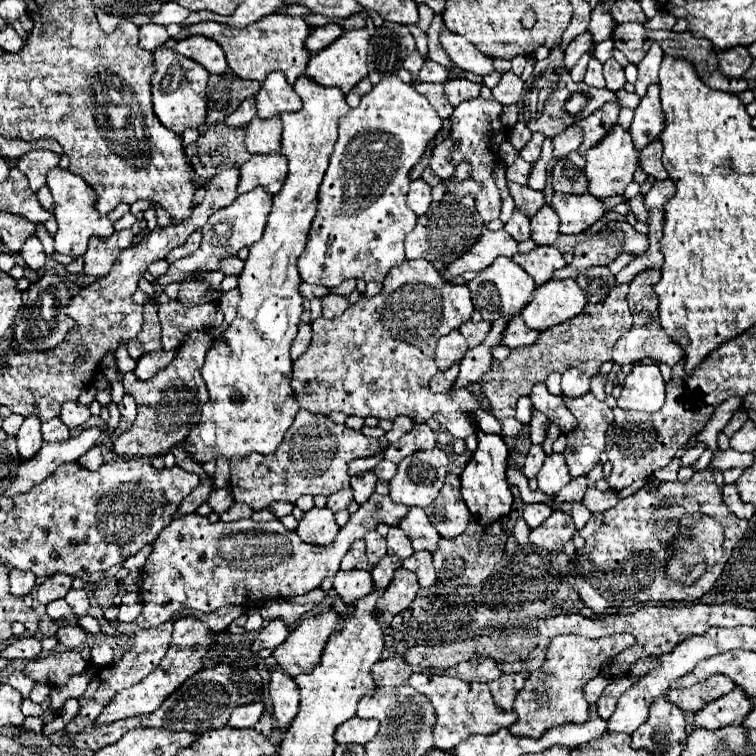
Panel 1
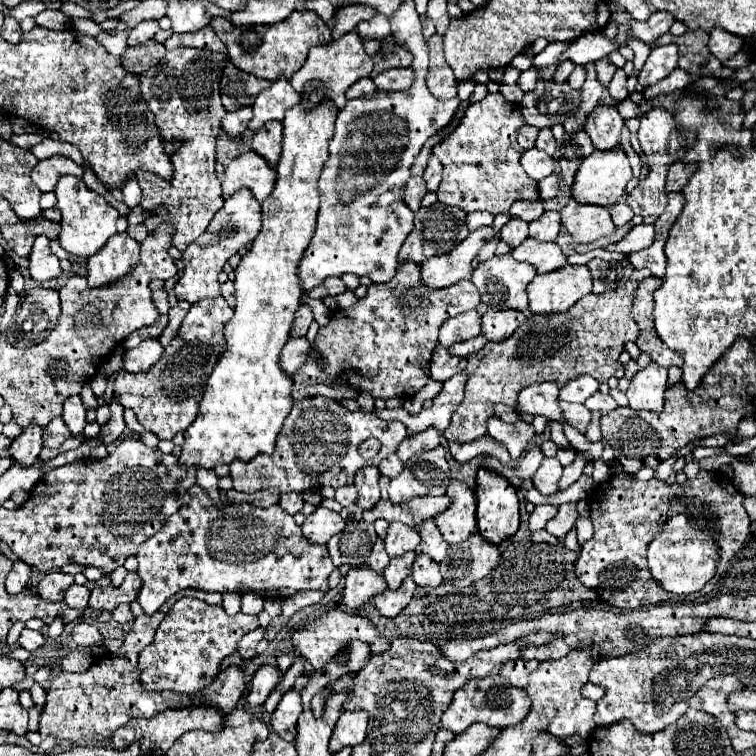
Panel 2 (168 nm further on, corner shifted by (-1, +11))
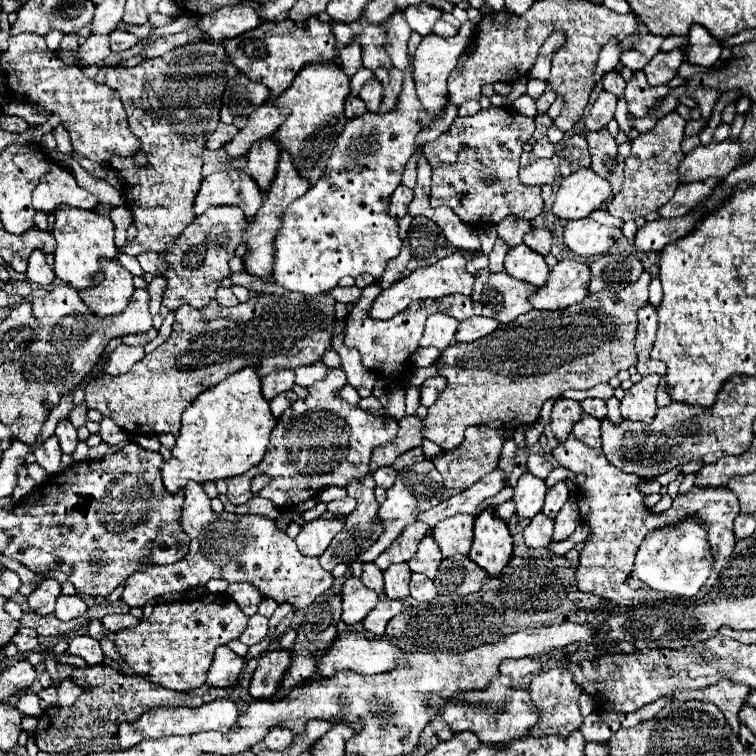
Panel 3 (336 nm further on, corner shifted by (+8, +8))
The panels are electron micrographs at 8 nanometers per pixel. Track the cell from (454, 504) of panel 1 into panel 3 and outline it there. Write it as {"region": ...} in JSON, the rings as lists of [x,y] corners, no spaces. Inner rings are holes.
{"region":[[[455,514],[435,526],[433,538],[441,548],[445,558],[453,558],[457,554],[467,556],[473,542],[473,516],[471,514]]]}

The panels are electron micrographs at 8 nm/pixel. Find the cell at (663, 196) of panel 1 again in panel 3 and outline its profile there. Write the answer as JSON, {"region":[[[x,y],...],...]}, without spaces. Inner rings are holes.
{"region":[[[711,142],[709,146],[695,148],[683,158],[679,166],[679,178],[681,182],[703,180],[709,176],[725,178],[739,164],[743,164],[743,152],[739,152],[739,142]]]}

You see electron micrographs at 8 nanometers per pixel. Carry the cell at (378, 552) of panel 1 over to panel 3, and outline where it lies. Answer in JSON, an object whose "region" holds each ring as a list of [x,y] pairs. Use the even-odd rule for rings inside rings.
{"region":[[[367,562],[367,564],[363,566],[361,582],[363,582],[367,588],[375,590],[379,596],[383,596],[383,572],[381,572],[373,562]]]}

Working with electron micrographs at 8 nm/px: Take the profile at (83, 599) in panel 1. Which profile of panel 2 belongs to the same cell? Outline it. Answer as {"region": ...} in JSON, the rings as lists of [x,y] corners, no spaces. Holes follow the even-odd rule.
{"region":[[[70,585],[70,589],[66,591],[64,595],[64,601],[70,609],[84,609],[88,605],[88,597],[90,597],[90,591],[86,585]]]}

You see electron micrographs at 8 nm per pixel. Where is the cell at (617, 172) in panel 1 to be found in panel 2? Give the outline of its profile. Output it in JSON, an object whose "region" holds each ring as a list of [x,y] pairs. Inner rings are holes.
{"region":[[[618,145],[608,151],[594,151],[588,155],[576,173],[572,193],[580,203],[614,205],[632,179],[632,169],[624,149]]]}

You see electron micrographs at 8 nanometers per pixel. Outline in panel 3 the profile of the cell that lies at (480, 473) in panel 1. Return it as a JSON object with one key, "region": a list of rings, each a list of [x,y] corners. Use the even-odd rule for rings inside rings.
{"region":[[[493,508],[481,512],[475,520],[475,538],[469,558],[487,570],[489,576],[497,578],[511,560],[513,538],[503,520],[493,516]]]}

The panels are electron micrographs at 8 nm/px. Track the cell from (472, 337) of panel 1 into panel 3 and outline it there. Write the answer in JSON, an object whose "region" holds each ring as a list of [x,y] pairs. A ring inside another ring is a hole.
{"region":[[[431,314],[427,318],[425,332],[423,332],[423,338],[419,340],[419,346],[435,346],[439,350],[447,348],[447,344],[451,344],[455,338],[457,326],[459,326],[459,322],[451,320],[449,316]]]}

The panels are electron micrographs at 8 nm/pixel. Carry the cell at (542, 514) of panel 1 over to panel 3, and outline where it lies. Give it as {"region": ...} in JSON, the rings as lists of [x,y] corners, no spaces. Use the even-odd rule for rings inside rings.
{"region":[[[539,512],[523,532],[525,544],[529,548],[549,548],[549,544],[553,542],[551,534],[553,534],[553,520],[547,518],[543,512]]]}

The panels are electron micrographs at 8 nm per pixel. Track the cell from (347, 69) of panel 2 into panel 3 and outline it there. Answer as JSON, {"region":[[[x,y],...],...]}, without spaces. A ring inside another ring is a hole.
{"region":[[[309,64],[307,68],[303,68],[303,72],[299,72],[293,84],[275,98],[275,106],[289,108],[289,116],[273,134],[273,140],[279,144],[281,150],[291,154],[299,176],[309,180],[311,186],[321,180],[323,170],[327,168],[327,162],[333,154],[335,140],[345,128],[343,108],[347,96],[349,78],[339,64]]]}

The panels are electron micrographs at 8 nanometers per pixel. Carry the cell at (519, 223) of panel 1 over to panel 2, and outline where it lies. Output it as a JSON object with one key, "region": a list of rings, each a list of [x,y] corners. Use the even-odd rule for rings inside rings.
{"region":[[[512,217],[512,219],[502,227],[500,235],[502,235],[502,239],[504,239],[506,243],[510,243],[512,247],[516,247],[516,245],[520,245],[524,239],[528,239],[528,223],[522,221],[522,219],[518,219],[518,217]]]}

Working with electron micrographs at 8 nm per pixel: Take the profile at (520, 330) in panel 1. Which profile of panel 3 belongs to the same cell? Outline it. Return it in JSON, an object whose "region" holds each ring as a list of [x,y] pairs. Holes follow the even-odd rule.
{"region":[[[471,316],[469,320],[463,320],[459,324],[459,330],[455,332],[455,340],[457,342],[473,342],[473,340],[479,340],[479,338],[487,336],[491,330],[495,330],[497,326],[499,326],[499,322],[493,320],[493,318]]]}

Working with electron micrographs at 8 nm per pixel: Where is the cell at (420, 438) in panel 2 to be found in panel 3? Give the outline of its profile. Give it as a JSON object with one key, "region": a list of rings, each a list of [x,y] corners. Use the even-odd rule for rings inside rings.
{"region":[[[413,448],[411,452],[405,452],[403,456],[399,456],[399,460],[395,460],[393,468],[395,468],[397,472],[401,472],[401,470],[405,470],[405,468],[409,468],[411,464],[417,464],[417,462],[421,462],[421,460],[425,460],[421,448]]]}

